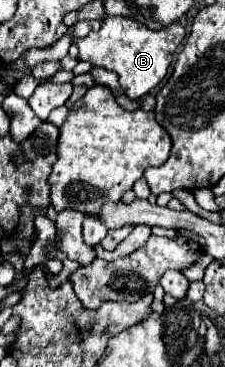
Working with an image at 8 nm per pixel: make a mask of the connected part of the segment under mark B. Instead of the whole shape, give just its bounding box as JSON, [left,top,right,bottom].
[80,17,184,99]

